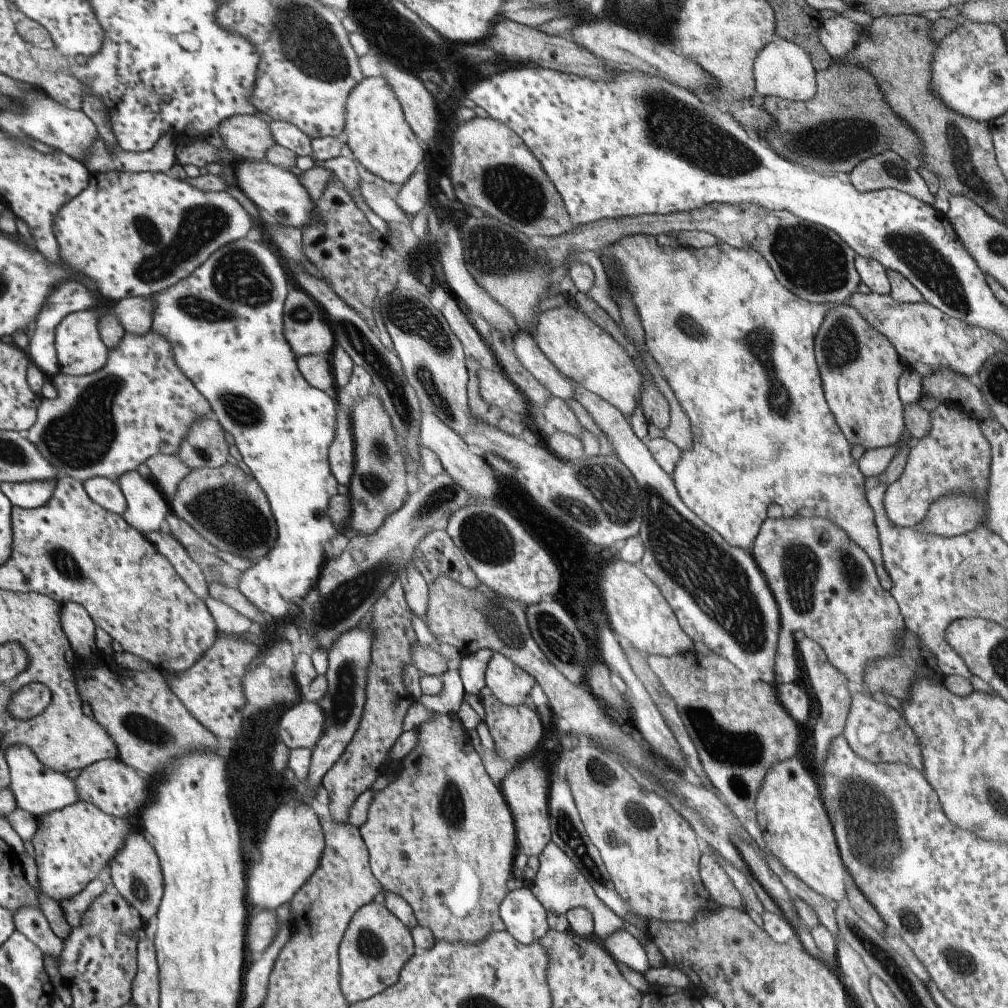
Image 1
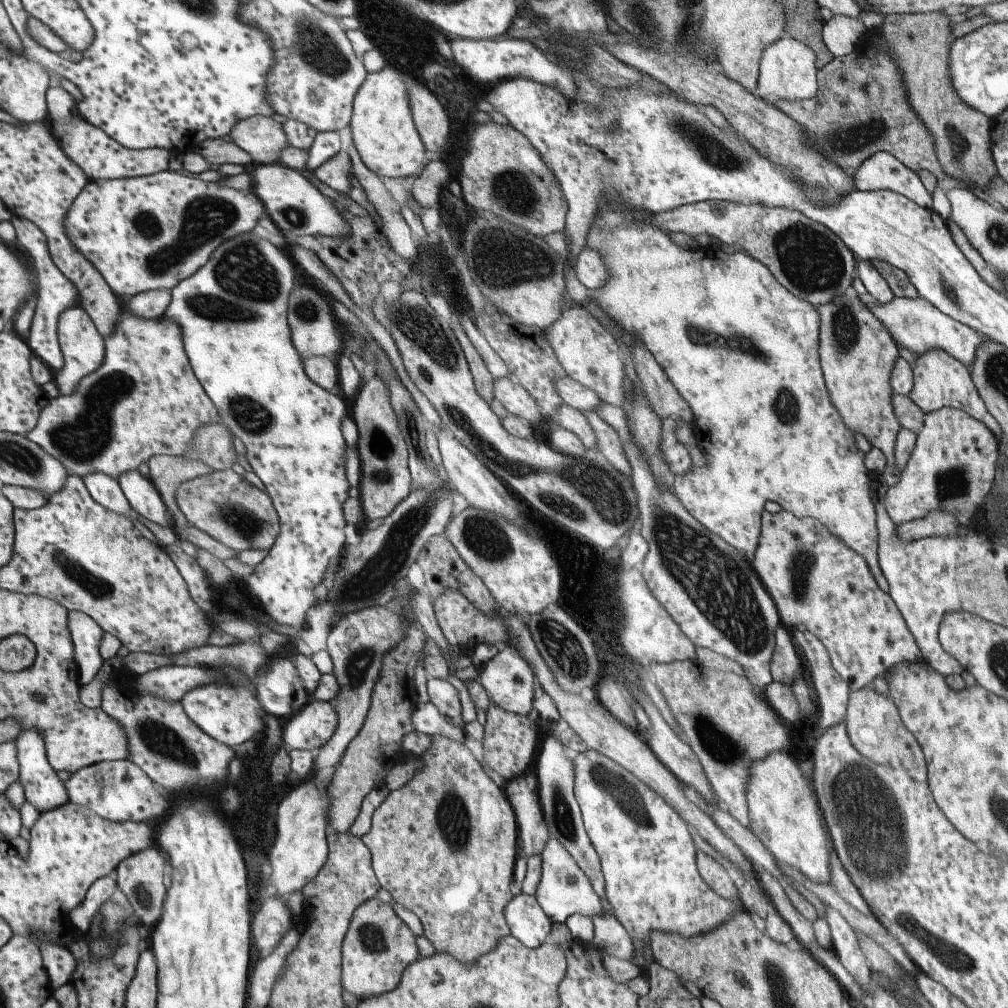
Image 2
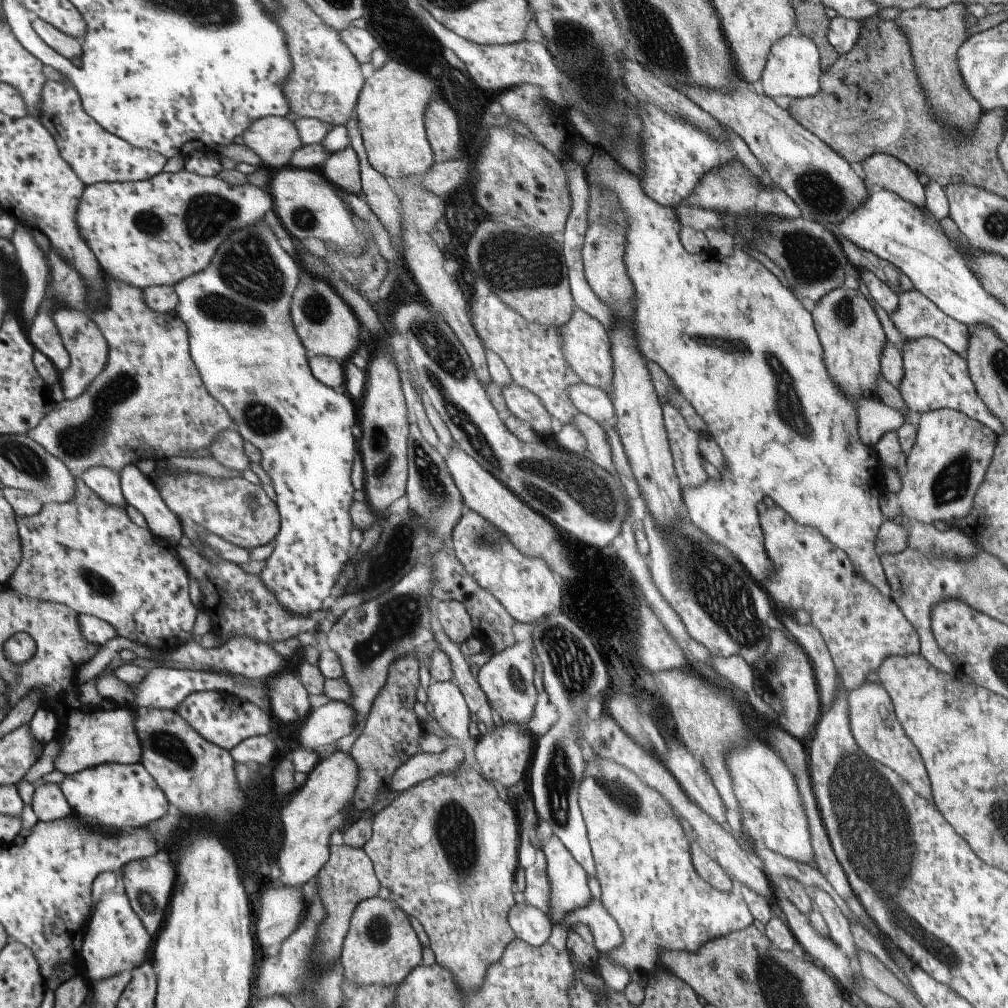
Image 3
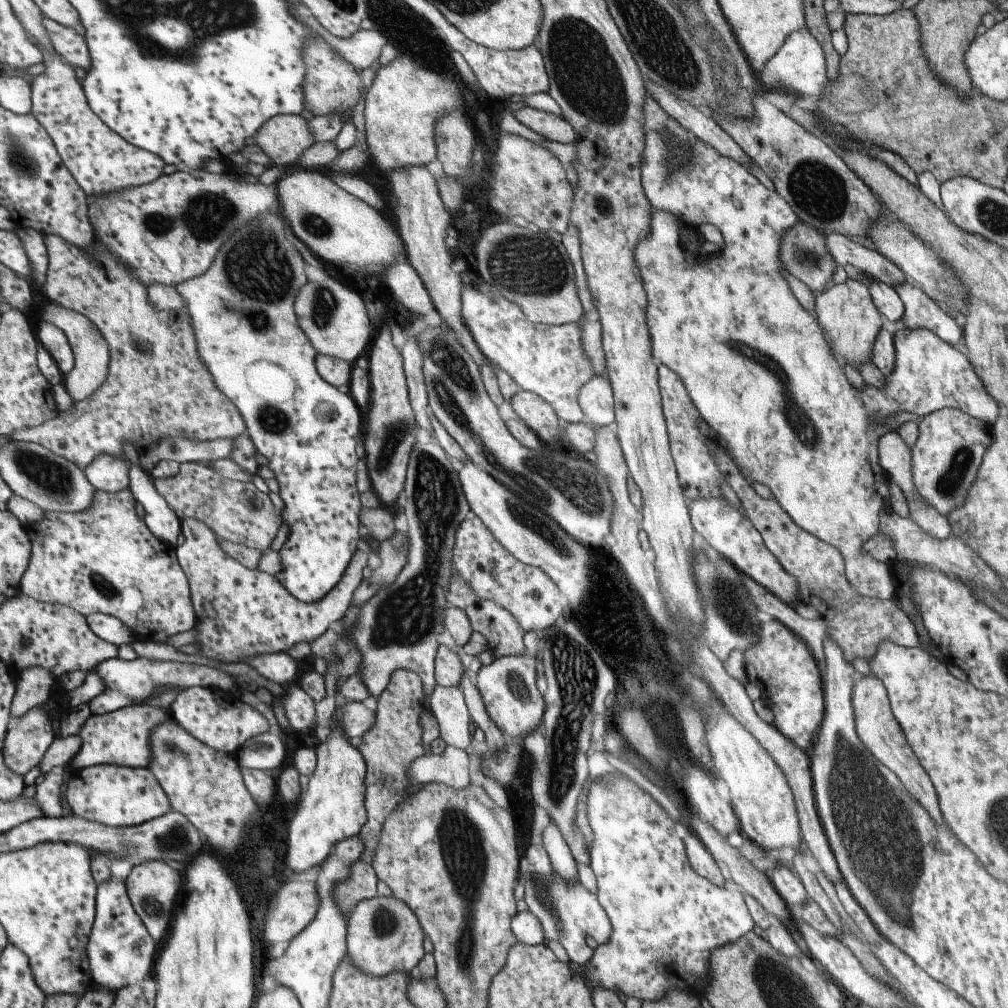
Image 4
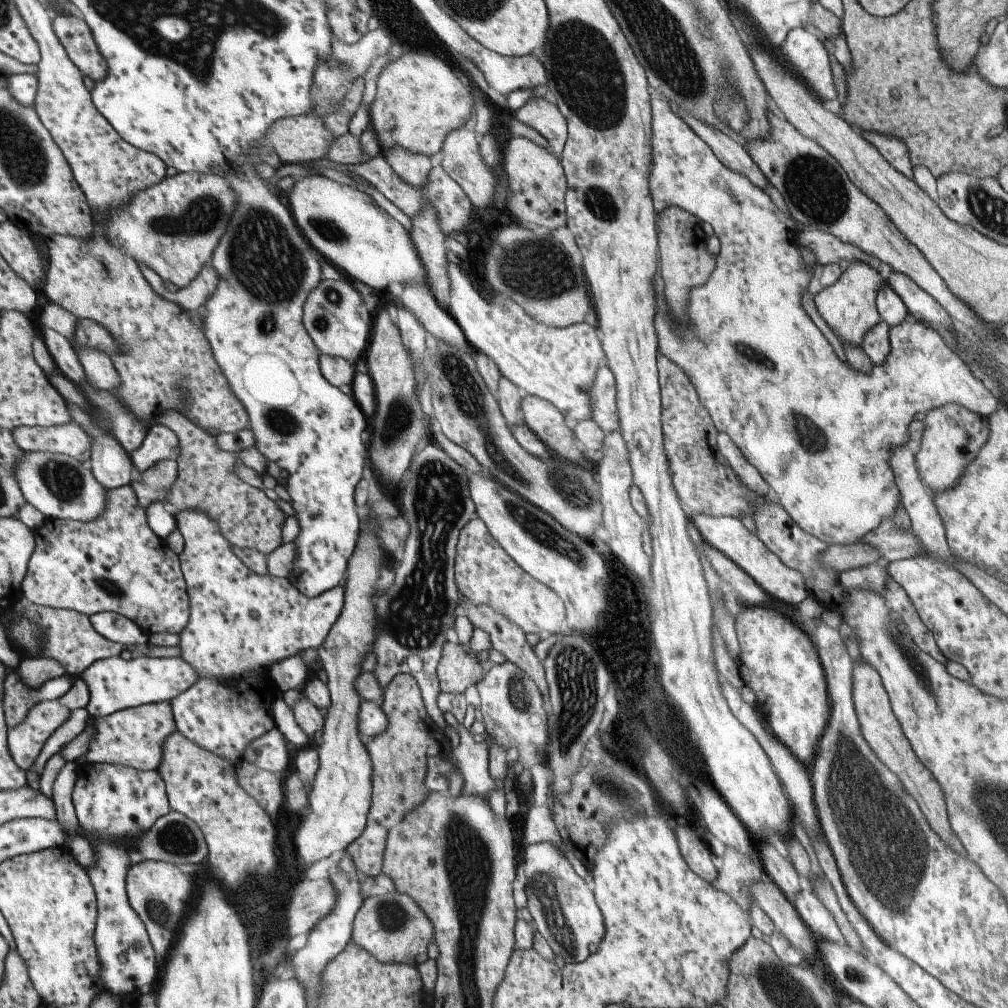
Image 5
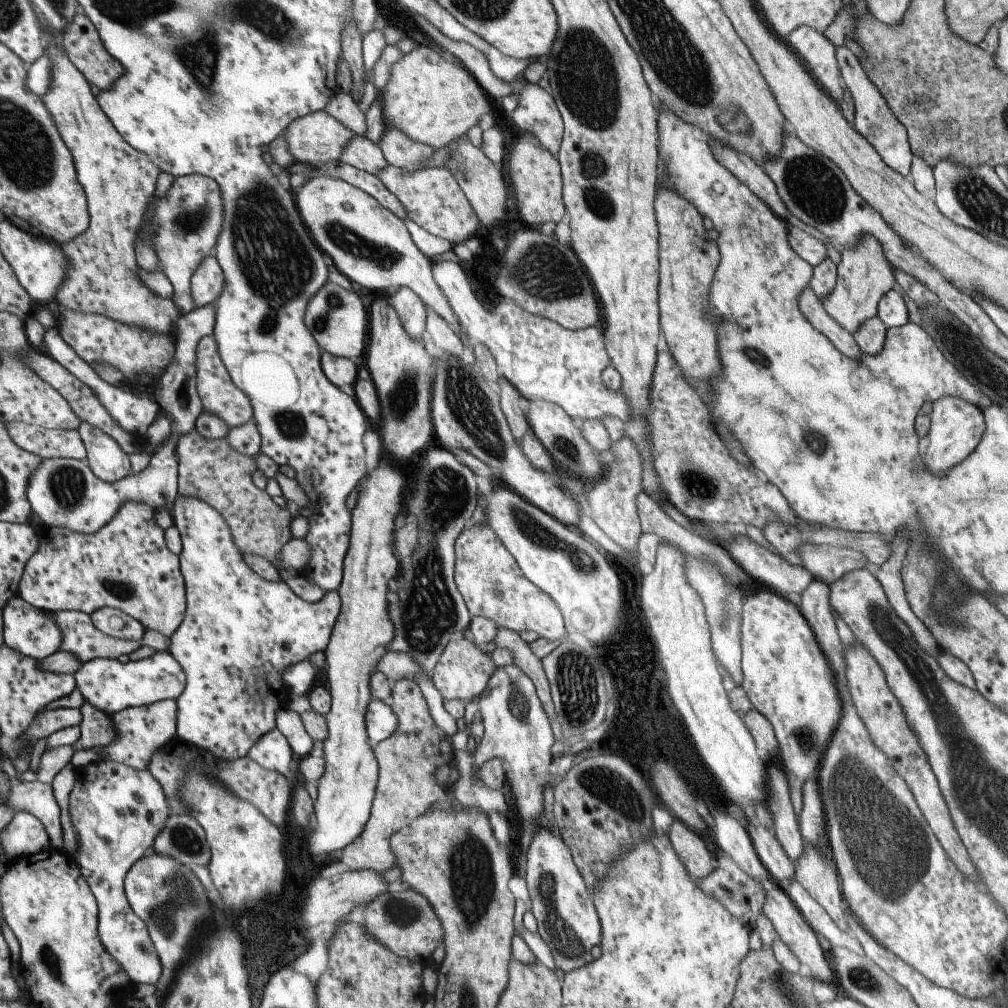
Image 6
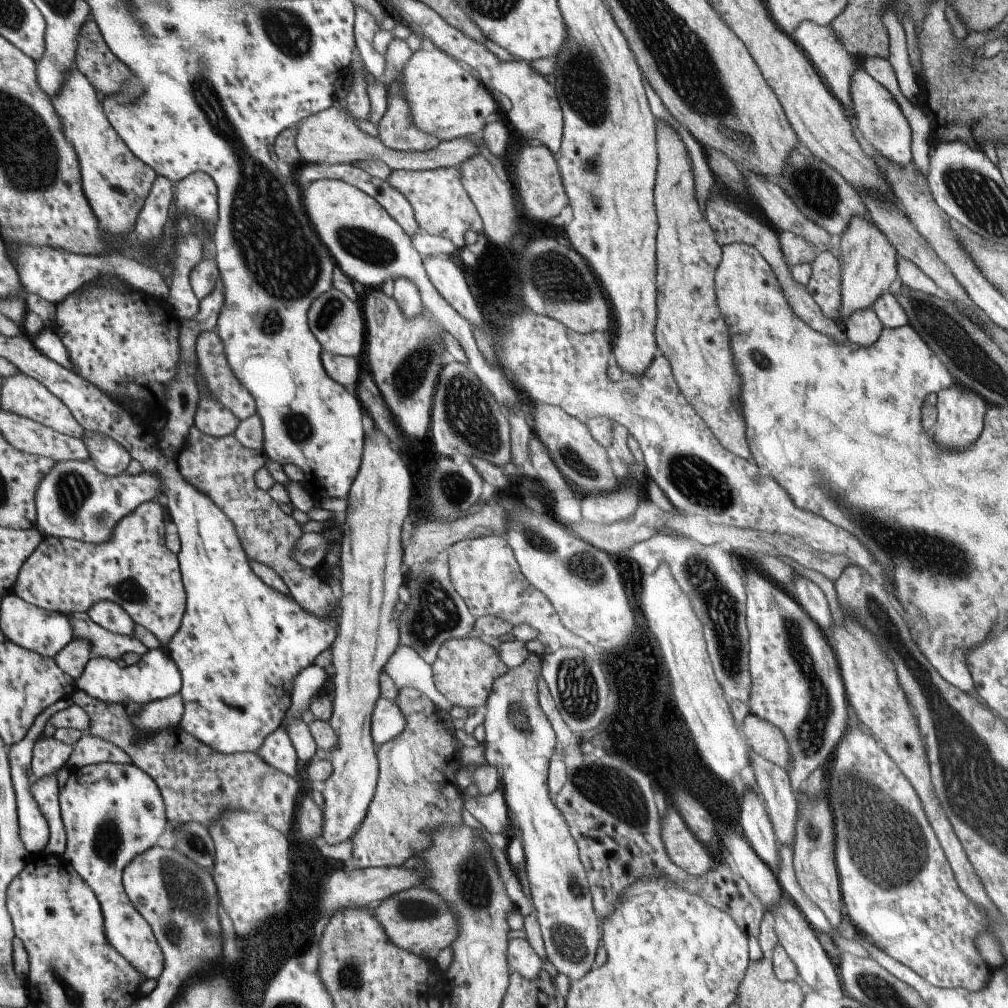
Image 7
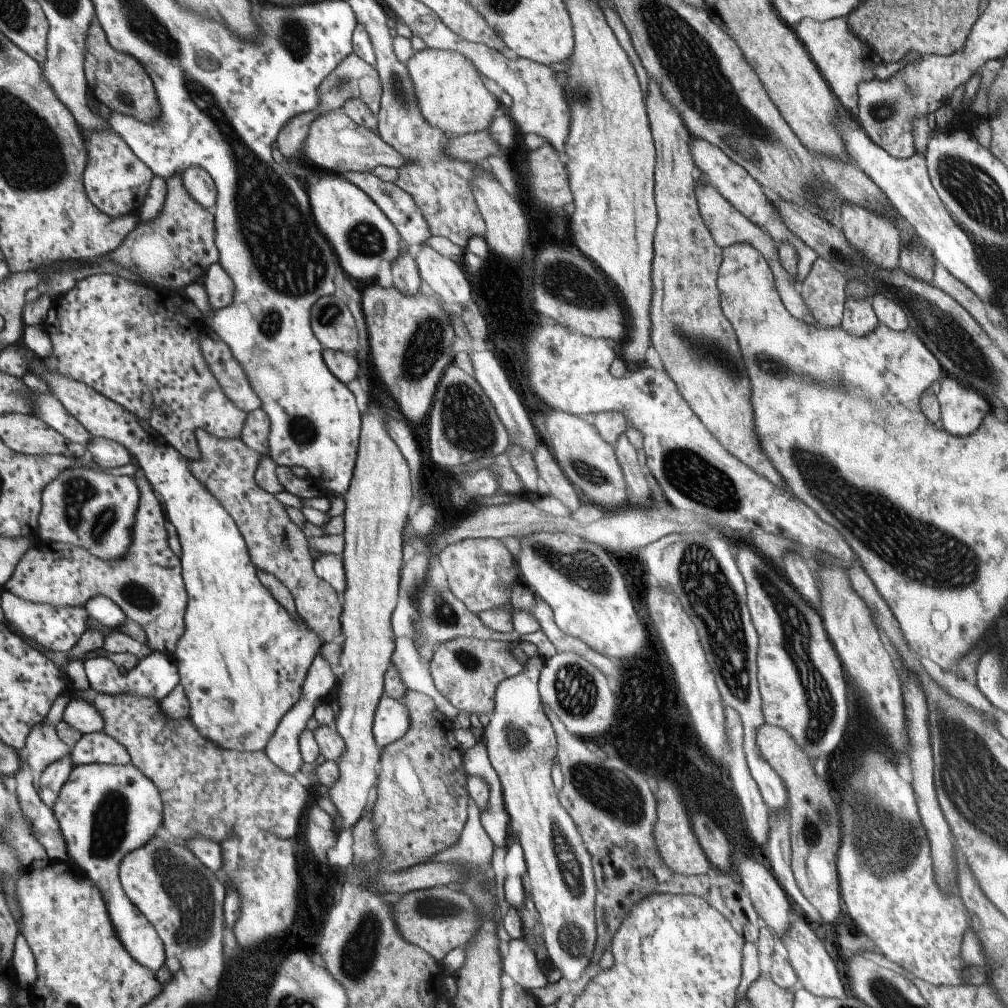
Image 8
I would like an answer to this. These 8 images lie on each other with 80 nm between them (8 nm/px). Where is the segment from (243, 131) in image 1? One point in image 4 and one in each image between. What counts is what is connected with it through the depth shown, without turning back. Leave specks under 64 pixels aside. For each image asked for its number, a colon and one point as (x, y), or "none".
2: (263, 138)
3: (275, 138)
4: (285, 138)

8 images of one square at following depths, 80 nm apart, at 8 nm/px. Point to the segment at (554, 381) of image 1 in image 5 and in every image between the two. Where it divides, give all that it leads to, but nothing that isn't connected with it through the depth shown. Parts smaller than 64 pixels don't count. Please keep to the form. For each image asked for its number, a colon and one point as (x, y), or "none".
2: (573, 394)
3: (593, 402)
4: (597, 407)
5: (603, 394)

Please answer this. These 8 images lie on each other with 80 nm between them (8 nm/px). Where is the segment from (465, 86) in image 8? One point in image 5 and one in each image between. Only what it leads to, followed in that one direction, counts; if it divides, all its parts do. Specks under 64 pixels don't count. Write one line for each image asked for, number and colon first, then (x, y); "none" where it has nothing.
5: (418, 99)
6: (433, 101)
7: (446, 101)

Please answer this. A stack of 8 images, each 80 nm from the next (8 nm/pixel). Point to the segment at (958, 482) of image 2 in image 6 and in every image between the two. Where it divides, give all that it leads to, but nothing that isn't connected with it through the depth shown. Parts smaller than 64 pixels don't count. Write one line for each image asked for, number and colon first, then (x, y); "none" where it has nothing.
3: (947, 461)
4: (950, 444)
5: (952, 435)
6: (955, 426)

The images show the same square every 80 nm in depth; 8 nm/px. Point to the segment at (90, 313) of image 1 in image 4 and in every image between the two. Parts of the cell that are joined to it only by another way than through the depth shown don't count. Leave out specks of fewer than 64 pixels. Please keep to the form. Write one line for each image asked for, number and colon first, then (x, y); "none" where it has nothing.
2: (85, 348)
3: (83, 338)
4: (92, 354)

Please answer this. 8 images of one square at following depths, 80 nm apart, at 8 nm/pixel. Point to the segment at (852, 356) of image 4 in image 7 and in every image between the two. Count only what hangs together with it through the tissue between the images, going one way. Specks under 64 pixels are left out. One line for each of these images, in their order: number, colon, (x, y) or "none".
5: (847, 306)
6: (863, 274)
7: (867, 260)

